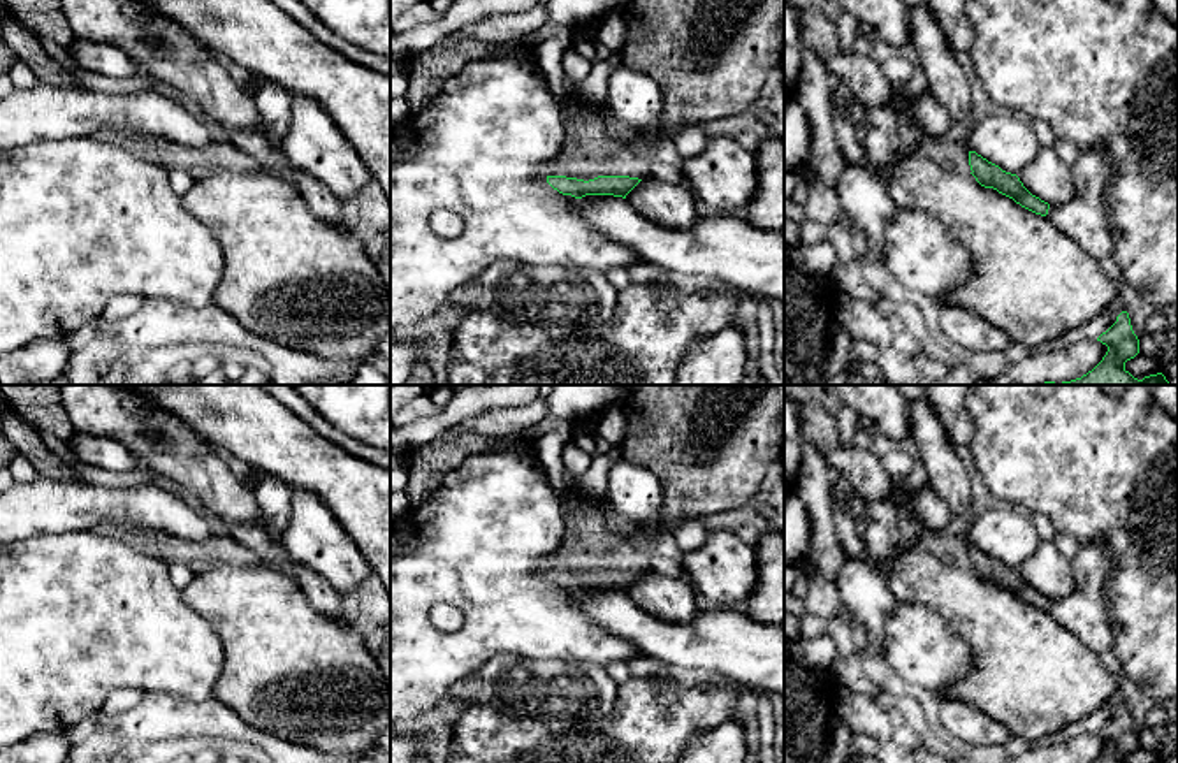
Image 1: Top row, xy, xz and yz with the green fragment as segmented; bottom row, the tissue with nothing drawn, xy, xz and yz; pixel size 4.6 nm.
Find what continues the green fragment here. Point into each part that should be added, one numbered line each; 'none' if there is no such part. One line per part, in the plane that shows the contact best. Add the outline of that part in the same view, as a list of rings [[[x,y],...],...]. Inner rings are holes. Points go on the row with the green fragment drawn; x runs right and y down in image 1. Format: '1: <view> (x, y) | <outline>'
1: xz (591, 152) | [[[573,93],[561,105],[570,141],[561,153],[545,164],[545,176],[594,179],[598,176],[629,176],[644,179],[649,164],[624,144],[614,141],[605,128],[603,107],[580,102]]]

